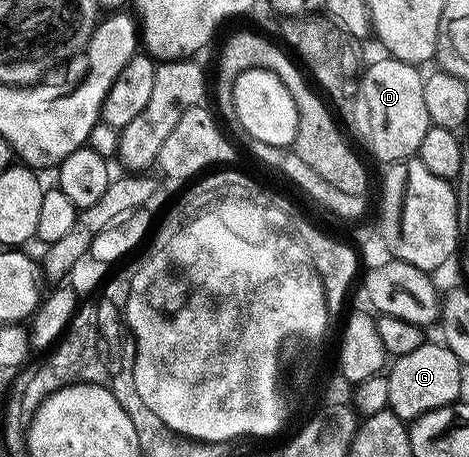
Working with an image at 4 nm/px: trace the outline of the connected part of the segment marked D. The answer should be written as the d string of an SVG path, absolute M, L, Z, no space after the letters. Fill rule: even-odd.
M383 56L372 67L365 69L363 71L362 77L358 82L358 94L364 97L364 110L368 113L368 146L372 149L372 154L380 162L400 162L403 163L405 160L413 157L419 151L420 145L422 144L422 136L426 136L428 127L430 125L428 120L428 113L426 112L426 96L424 95L424 79L425 75L423 73L419 74L417 67L411 62L403 62L397 58L391 56Z

